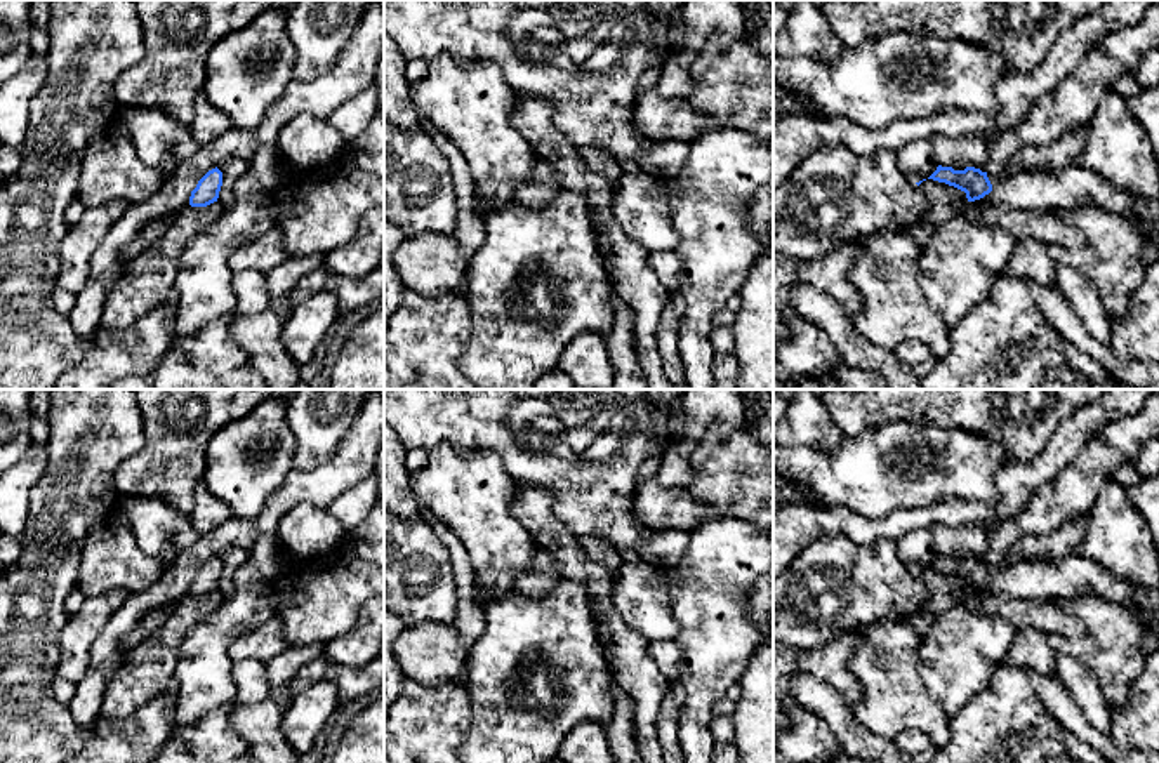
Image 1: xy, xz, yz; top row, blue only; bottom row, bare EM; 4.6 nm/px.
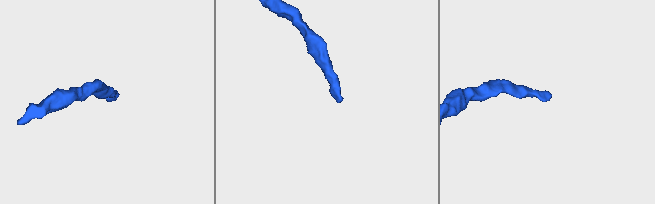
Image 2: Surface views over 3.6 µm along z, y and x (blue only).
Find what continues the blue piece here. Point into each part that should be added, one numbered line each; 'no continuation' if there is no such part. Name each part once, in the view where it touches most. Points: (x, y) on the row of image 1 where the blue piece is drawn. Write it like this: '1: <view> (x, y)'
1: yz (1076, 186)

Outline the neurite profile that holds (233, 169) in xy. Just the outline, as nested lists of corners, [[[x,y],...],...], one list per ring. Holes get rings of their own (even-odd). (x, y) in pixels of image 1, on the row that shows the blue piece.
[[[228,158],[217,165],[217,169],[222,172],[222,186],[217,198],[222,210],[231,207],[235,184],[245,174],[247,167],[248,162],[240,158]]]

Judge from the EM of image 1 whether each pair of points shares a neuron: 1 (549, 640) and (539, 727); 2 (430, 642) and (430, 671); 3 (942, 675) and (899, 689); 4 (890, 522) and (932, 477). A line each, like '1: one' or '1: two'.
1: one
2: one
3: two
4: two

